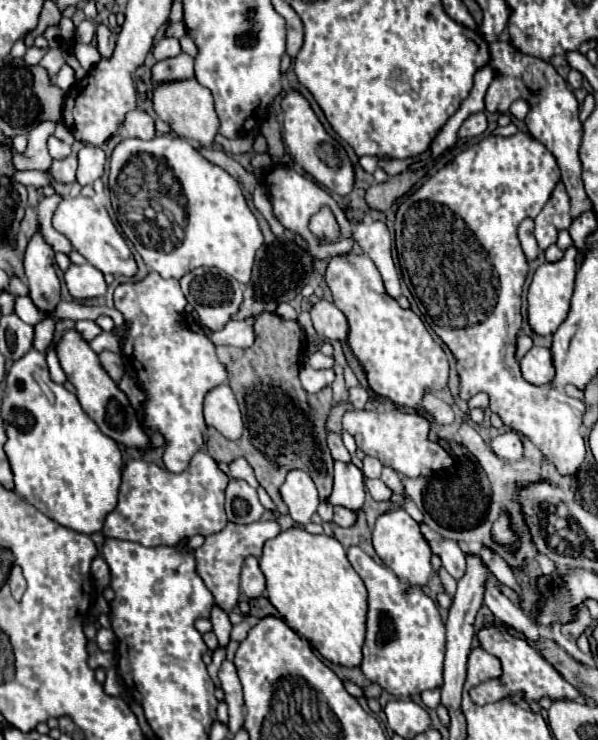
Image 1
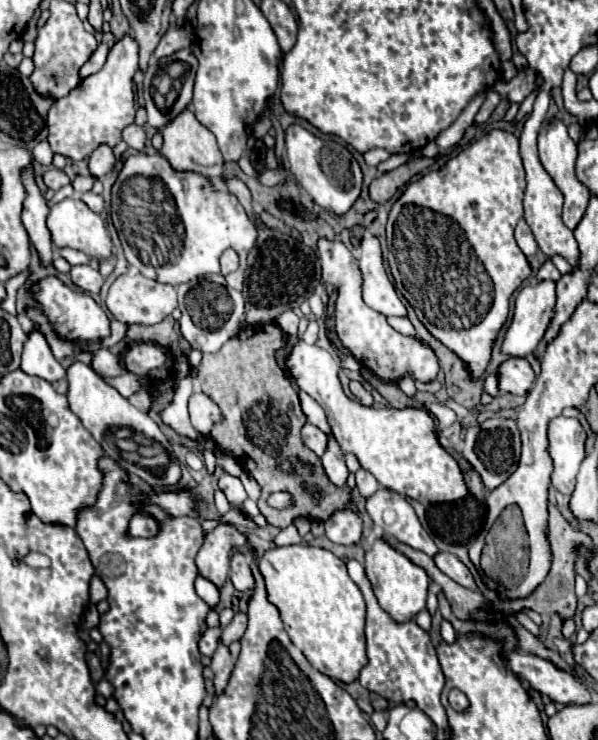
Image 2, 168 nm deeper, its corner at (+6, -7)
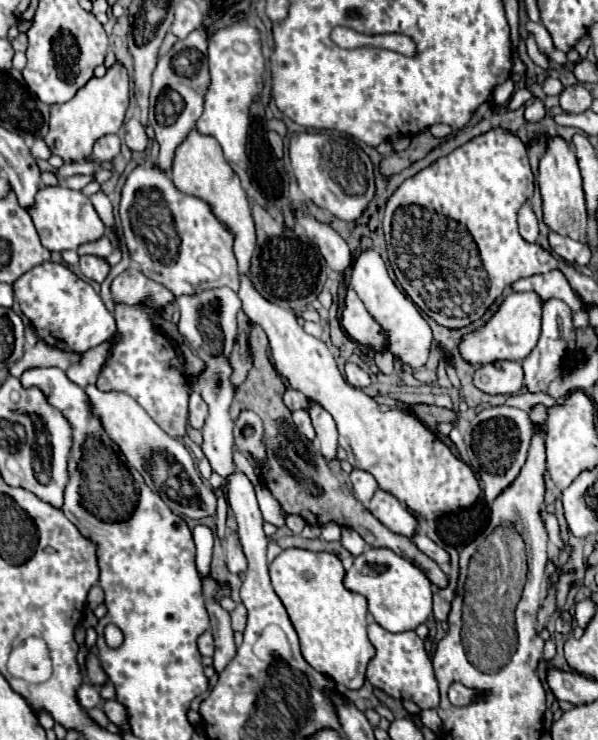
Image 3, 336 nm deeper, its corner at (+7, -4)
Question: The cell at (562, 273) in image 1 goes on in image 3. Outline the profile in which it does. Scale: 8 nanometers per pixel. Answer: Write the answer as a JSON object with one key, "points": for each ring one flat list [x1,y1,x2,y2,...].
{"points":[[511,292,499,310,479,330,465,334,459,342,459,352,469,364,491,364,497,360,521,362,535,348,541,334,541,298,535,292]]}

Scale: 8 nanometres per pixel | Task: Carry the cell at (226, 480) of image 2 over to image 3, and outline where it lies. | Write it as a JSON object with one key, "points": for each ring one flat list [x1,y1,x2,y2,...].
{"points":[[217,288,217,290,207,290,197,296,179,296,177,306,181,312,179,320,179,332,185,336,189,346,199,354,199,358,205,362,205,374,197,376,197,384,193,386,201,398,209,406,209,416,203,426,203,452,213,468,213,472,221,474,223,478,235,472,233,464,233,424,229,416,229,406,233,402,235,386,231,384,231,366,229,366,229,354,235,344,237,336,237,312,241,310,241,300,239,296,229,290,229,288]]}

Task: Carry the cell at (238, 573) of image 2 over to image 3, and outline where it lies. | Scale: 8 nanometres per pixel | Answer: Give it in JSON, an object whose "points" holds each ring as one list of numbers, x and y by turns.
{"points":[[231,532,227,538,225,538,225,554,227,554,227,566,231,572,239,574,243,570,247,570,247,558,243,554,243,548,239,544,239,538,237,538,237,532]]}

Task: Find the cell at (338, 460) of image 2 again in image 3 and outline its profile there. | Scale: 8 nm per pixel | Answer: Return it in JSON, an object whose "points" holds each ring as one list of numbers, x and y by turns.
{"points":[[309,402,309,416,317,434,317,446,325,460,333,460,337,456,337,428,335,420,327,410,323,410,317,402]]}

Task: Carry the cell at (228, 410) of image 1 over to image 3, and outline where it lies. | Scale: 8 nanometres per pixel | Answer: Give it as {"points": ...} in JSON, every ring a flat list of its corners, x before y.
{"points":[[197,392,191,394,189,398,189,424,191,428,203,428,203,422,207,418,207,404,201,400,201,396]]}

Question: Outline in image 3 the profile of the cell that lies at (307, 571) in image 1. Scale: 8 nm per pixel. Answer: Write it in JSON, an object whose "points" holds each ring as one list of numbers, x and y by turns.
{"points":[[289,548,269,564,269,576,299,634,303,658,339,688,361,688,375,648,367,638,367,600,343,586,345,568,341,560,329,552]]}

